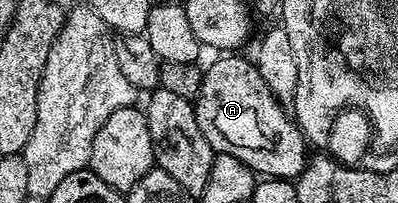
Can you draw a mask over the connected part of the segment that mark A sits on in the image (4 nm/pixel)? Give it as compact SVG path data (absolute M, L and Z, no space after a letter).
M217 56L213 63L204 67L199 84L199 96L193 102L195 120L199 120L199 129L207 139L207 144L217 154L230 154L235 160L243 160L252 168L254 174L266 178L284 178L295 180L305 171L307 139L300 126L291 117L290 111L267 88L263 76L259 76L256 61L241 56Z

